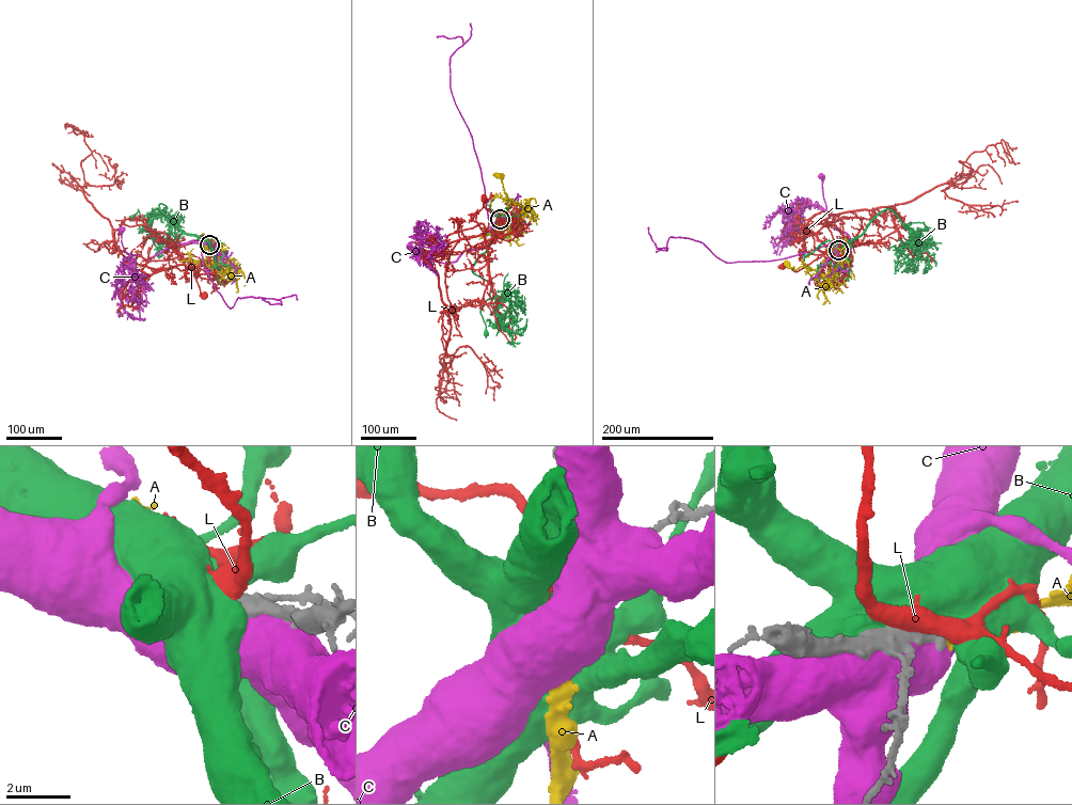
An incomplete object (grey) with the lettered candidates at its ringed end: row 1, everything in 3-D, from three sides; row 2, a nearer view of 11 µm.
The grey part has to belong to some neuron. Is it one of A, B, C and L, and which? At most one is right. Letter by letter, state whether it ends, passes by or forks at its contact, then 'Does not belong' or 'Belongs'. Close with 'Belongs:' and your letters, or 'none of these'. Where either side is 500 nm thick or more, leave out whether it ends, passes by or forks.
A: It ends there. Belongs
B: Does not belong
C: Does not belong
L: It forks there. Does not belong
Belongs: A

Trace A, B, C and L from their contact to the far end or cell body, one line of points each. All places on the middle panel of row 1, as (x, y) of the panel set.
A: (500, 219), (499, 225), (504, 229), (524, 207), (508, 198), (498, 176)
B: (500, 218), (492, 235)
C: (500, 218), (491, 229), (490, 242), (462, 252), (454, 262), (428, 259), (409, 246)
L: (500, 218), (497, 216), (495, 222), (497, 238), (484, 248), (490, 212), (484, 206), (484, 199)

